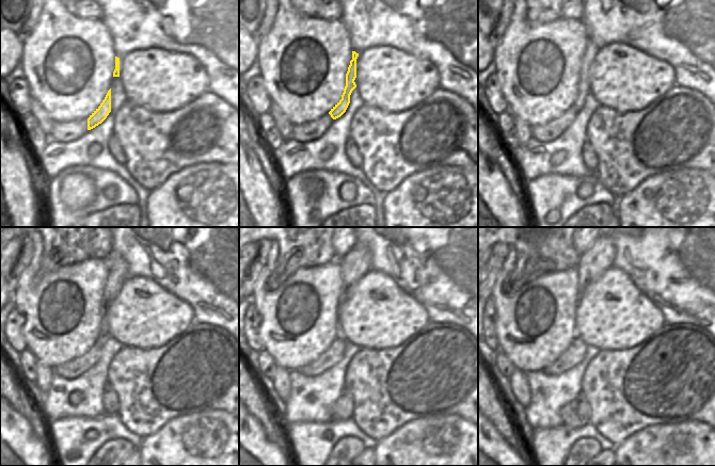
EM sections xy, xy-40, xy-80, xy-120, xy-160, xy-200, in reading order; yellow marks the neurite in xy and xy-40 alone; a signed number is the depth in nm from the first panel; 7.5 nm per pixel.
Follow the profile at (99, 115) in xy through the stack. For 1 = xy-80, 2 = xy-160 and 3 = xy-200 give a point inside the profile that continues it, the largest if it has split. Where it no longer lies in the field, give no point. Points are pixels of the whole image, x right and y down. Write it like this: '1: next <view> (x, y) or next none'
1: next xy-80 (591, 50)
2: next xy-160 (358, 261)
3: next xy-200 (600, 256)

